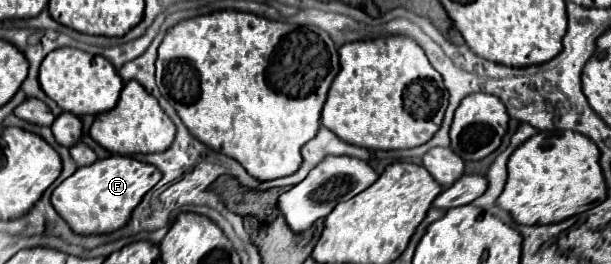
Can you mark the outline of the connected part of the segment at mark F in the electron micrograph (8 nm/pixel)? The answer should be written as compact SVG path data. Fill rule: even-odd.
M110 156L96 160L90 166L78 168L52 192L54 210L76 234L104 234L122 228L130 212L142 200L142 196L162 178L160 170L152 164L138 162L128 156ZM88 194L88 196L82 196Z

